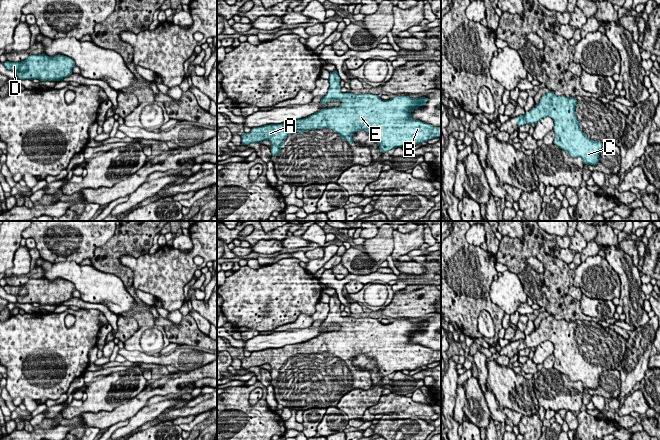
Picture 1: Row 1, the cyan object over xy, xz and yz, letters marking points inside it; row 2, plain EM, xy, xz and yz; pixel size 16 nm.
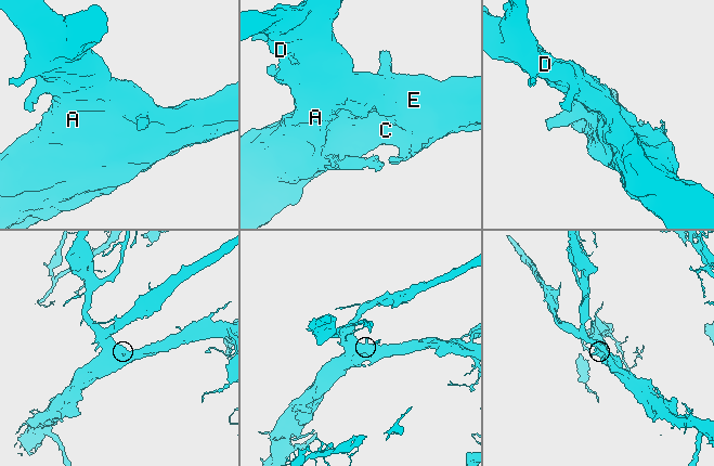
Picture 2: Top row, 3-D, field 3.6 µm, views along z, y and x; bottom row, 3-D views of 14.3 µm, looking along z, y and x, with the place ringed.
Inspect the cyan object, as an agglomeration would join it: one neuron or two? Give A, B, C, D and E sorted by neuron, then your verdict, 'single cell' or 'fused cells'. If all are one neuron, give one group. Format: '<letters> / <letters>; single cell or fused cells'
A B C D E; single cell

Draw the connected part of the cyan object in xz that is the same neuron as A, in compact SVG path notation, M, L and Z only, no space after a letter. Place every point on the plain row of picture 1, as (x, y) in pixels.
M330 296L328 304L330 311L320 326L341 325L339 331L323 332L303 343L253 351L249 357L242 358L242 369L269 364L272 380L278 380L283 365L291 357L304 359L304 354L327 352L353 368L354 357L364 354L376 360L381 376L385 377L393 372L411 371L441 361L441 351L411 342L411 335L425 329L428 322L395 320L382 324L374 318L342 317L338 296Z

